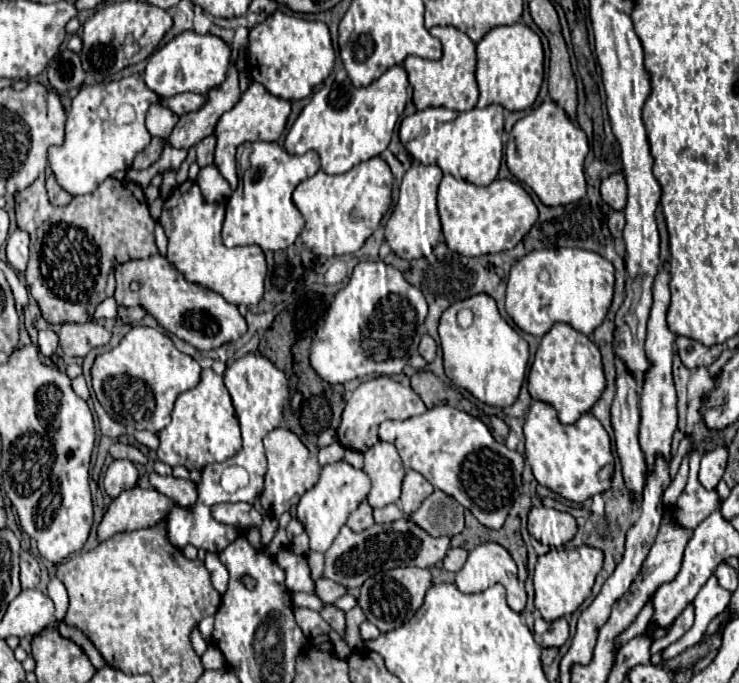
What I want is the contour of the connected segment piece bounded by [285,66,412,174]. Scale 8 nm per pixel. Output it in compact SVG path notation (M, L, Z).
M403 66L389 68L379 80L365 88L355 88L351 80L323 86L313 94L311 102L301 110L299 118L291 126L285 138L285 150L289 154L315 150L325 174L345 174L359 162L379 156L389 146L395 124L411 98L412 87Z

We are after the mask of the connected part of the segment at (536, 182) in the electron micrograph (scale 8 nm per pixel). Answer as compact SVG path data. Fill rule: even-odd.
M545 100L531 114L521 118L511 134L515 146L507 146L505 150L507 168L517 180L525 182L545 206L565 206L587 194L583 176L583 160L589 152L587 136L553 100Z

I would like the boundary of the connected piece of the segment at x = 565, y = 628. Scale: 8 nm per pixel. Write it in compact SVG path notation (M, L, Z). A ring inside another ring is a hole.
M559 618L549 624L549 630L543 634L541 646L543 648L561 648L569 638L569 624L565 618Z

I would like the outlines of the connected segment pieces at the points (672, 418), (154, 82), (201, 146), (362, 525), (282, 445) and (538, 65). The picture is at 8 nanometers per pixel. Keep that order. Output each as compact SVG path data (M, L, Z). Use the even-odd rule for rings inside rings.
M661 268L659 274L655 276L653 282L653 308L649 316L649 326L647 326L647 340L645 340L645 354L649 364L649 370L643 376L643 386L641 386L641 426L639 426L639 444L641 450L645 452L649 468L653 466L655 454L661 452L667 460L671 460L669 448L671 448L671 436L677 428L677 394L673 386L673 376L671 376L671 362L675 354L675 334L667 328L667 308L671 302L669 294L669 272L667 268Z
M183 32L149 56L145 68L145 84L161 98L171 98L181 92L207 94L211 88L225 80L229 58L231 50L221 38L213 34L201 36L197 32Z
M215 136L203 138L195 148L197 148L197 164L199 164L199 168L211 166L213 164L213 150L215 150Z
M363 500L361 502L361 506L349 516L349 520L347 520L347 526L351 528L351 530L355 530L355 532L363 532L365 528L369 528L369 526L373 526L375 522L373 522L373 508Z
M275 428L271 430L265 438L265 454L267 454L267 474L265 474L265 490L261 494L261 506L267 514L279 516L283 512L287 512L291 506L297 506L299 498L311 488L315 486L315 482L319 480L321 474L321 466L317 462L317 456L311 454L305 444L287 428Z
M521 22L513 26L499 26L487 32L483 40L477 44L477 84L479 84L477 108L499 104L509 112L517 112L533 106L539 88L543 84L541 38Z

